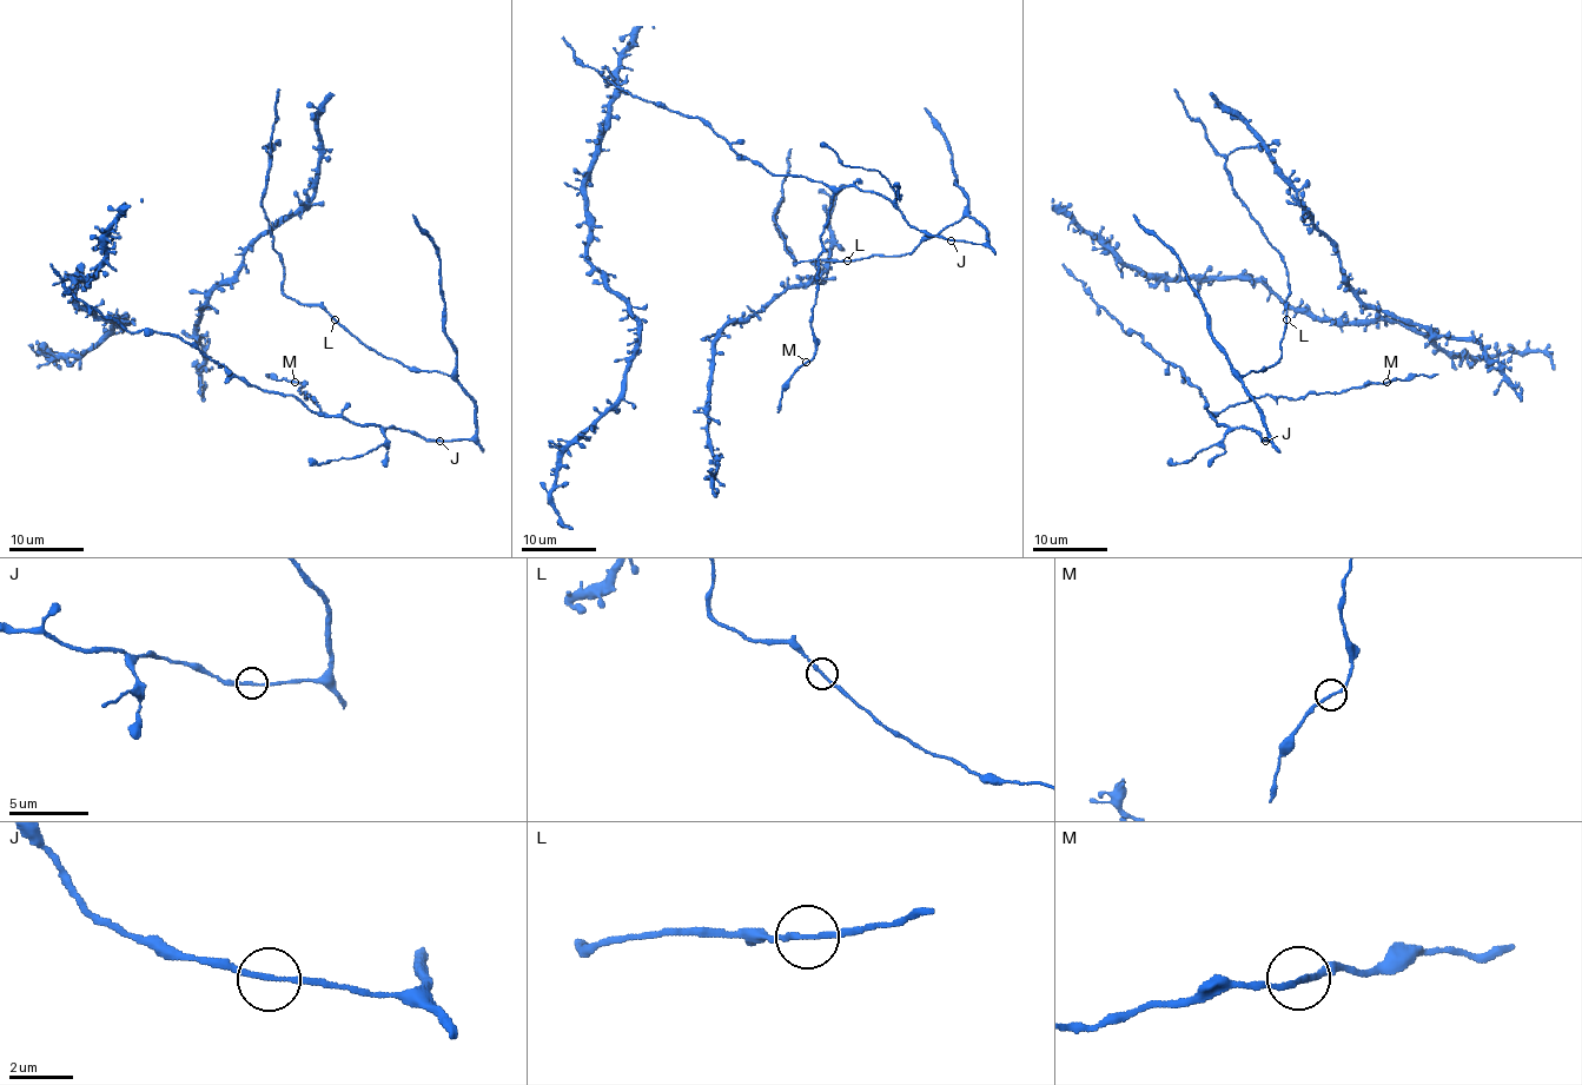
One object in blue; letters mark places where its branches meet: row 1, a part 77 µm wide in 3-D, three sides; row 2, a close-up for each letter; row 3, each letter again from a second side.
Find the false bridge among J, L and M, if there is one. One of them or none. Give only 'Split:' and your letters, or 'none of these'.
Split: none of these

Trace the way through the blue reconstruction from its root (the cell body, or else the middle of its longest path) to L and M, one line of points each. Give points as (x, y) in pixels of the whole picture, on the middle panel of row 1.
L: (955, 240), (984, 244), (987, 231), (972, 218), (962, 217), (935, 235), (927, 235), (907, 253), (847, 262)
M: (955, 240), (913, 227), (873, 192), (844, 186), (832, 198), (821, 237), (812, 317), (815, 355), (806, 362)

